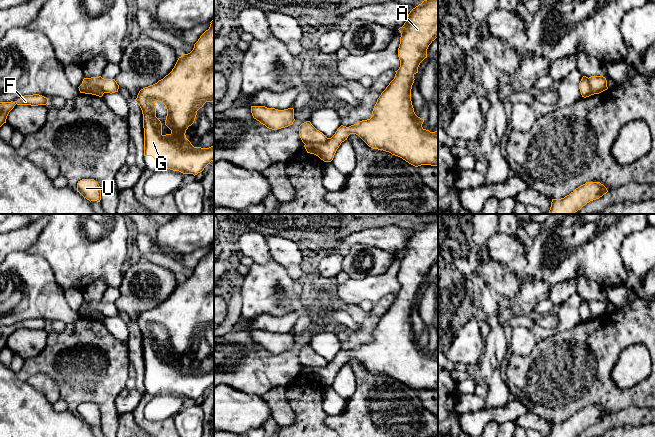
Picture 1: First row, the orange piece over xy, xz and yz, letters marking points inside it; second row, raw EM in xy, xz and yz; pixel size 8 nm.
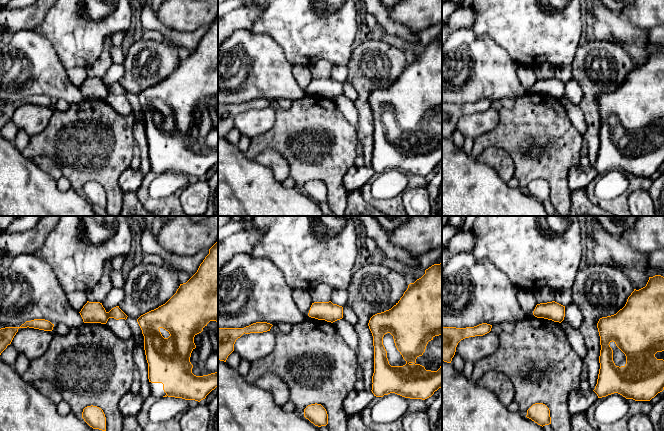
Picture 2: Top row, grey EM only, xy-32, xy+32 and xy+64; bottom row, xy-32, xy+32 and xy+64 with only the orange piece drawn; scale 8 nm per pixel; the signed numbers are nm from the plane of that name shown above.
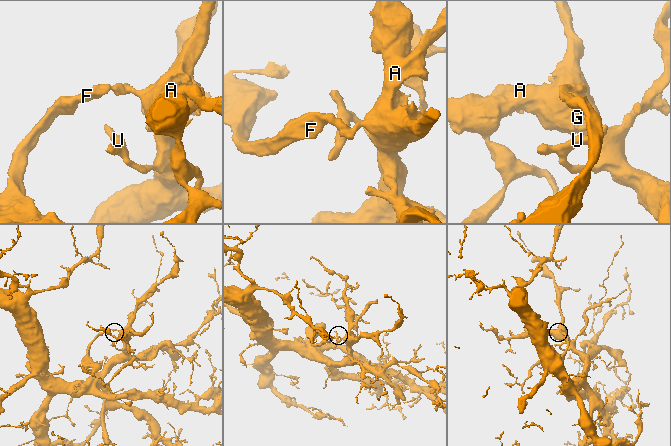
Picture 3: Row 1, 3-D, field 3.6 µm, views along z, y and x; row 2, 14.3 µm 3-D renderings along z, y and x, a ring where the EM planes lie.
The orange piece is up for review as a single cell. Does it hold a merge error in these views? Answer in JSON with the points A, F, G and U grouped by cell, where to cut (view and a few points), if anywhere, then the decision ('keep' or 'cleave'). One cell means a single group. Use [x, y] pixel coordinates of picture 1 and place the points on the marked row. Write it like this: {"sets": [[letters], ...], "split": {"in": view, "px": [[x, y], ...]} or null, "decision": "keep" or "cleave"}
{"sets": [["A", "G", "U"], ["F"]], "split": {"in": "xy", "px": [[81, 84], [85, 91], [101, 91], [103, 93]]}, "decision": "cleave"}

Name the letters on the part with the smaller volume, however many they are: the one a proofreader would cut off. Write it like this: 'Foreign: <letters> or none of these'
Foreign: F

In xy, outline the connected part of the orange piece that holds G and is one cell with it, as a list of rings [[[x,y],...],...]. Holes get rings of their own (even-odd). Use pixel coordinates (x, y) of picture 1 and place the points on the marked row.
[[[214,19],[210,23],[193,50],[179,57],[172,71],[163,79],[141,89],[135,100],[143,114],[144,156],[152,156],[163,169],[194,176],[214,160],[214,145],[209,148],[194,147],[185,135],[194,123],[197,111],[206,102],[214,103]],[[156,101],[167,109],[165,125],[171,130],[170,134],[162,134],[162,123],[156,117]]]

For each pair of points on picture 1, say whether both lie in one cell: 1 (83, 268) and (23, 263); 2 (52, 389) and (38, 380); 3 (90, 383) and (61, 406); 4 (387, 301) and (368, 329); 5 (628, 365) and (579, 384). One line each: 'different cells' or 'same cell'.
1: different cells
2: same cell
3: different cells
4: same cell
5: different cells

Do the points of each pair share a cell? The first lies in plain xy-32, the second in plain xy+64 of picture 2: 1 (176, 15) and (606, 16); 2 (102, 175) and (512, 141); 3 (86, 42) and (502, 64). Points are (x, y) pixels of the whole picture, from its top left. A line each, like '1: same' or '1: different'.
1: different
2: same
3: different

